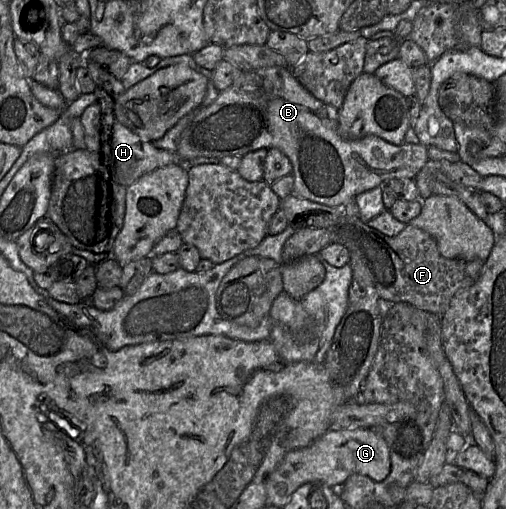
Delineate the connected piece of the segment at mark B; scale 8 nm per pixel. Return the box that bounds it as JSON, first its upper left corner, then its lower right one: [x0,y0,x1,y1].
[177,66,428,207]

